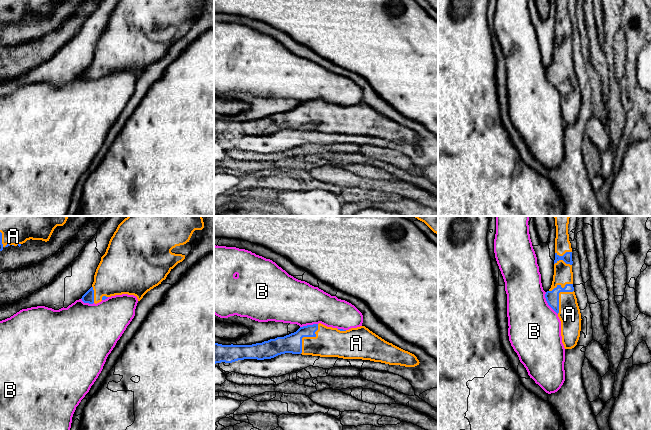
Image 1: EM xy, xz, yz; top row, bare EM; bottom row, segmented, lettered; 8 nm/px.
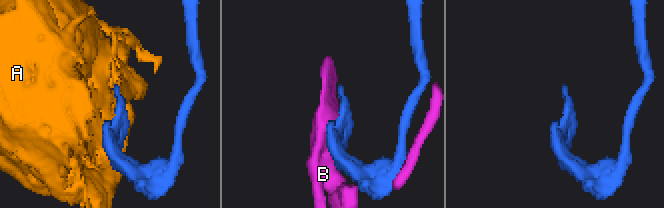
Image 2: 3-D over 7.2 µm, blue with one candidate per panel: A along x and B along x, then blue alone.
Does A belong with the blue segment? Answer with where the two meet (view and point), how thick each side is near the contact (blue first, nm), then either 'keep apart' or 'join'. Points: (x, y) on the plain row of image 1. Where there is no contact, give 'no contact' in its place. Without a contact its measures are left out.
xz (306, 112) | 160/240 nm | join

